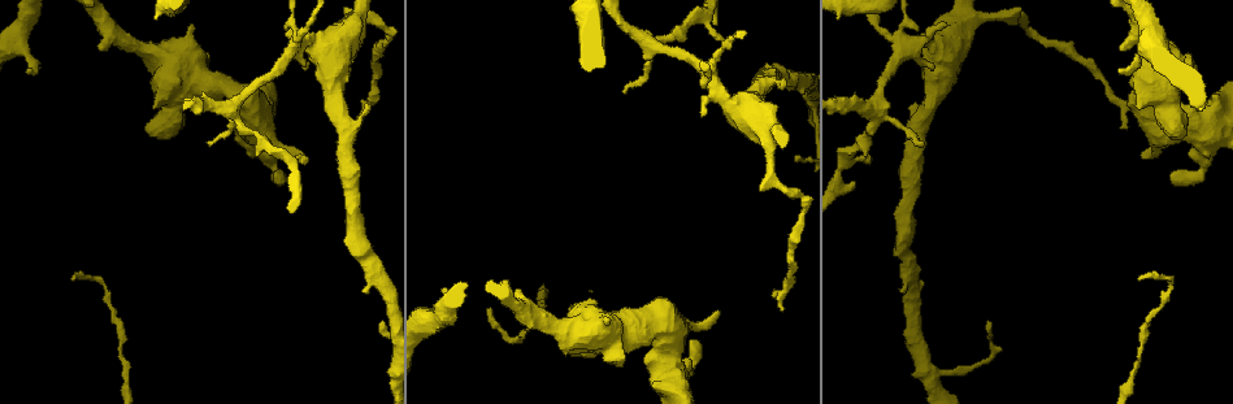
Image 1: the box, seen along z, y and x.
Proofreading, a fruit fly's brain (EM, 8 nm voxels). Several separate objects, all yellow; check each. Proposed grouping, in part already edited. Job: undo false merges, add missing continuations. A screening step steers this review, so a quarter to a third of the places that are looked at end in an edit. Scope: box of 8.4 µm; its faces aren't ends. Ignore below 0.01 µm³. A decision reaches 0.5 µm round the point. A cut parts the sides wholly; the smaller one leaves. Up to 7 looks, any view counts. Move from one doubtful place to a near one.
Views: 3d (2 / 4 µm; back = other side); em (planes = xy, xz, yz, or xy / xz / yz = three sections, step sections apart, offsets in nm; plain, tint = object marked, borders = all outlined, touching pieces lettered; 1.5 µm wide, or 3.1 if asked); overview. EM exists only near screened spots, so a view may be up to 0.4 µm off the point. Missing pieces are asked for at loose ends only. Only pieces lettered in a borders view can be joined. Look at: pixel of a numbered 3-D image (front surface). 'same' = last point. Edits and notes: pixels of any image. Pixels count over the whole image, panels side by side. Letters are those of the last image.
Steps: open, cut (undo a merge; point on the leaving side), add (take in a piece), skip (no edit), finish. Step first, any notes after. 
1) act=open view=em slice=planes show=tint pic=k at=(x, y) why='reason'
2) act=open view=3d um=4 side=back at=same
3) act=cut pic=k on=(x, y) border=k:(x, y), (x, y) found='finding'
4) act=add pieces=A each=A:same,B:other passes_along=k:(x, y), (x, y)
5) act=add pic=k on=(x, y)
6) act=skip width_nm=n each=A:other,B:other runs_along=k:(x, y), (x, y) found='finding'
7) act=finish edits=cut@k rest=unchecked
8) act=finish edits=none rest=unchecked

act=open view=em slice=yz step=4 show=borders pic=1 at=(1137, 350) why='thick turns thin'

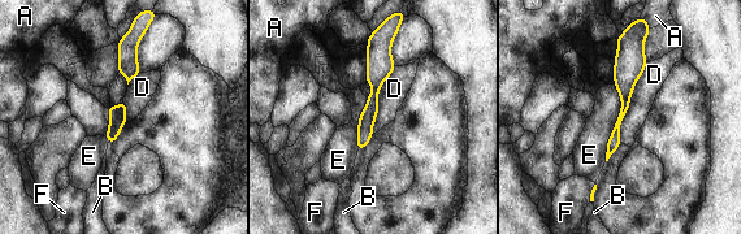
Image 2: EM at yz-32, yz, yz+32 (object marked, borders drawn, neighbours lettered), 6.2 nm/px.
act=skip width_nm=70 each=A:other,B:other,D:other,E:other,F:other border=2:(615, 85), (620, 111), (605, 160) found='one cell here'

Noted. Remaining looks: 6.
act=open view=em slice=planes show=borders pic=1 at=(1174, 184) why='an open end'

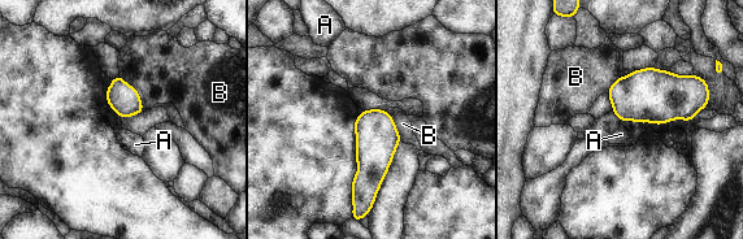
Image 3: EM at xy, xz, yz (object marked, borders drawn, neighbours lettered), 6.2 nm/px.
act=skip each=A:other,B:other found='no lettered piece goes on from it'

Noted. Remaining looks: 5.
act=open view=3d um=4 pic=1 at=(293, 31) why='two arms at a narrow angle'

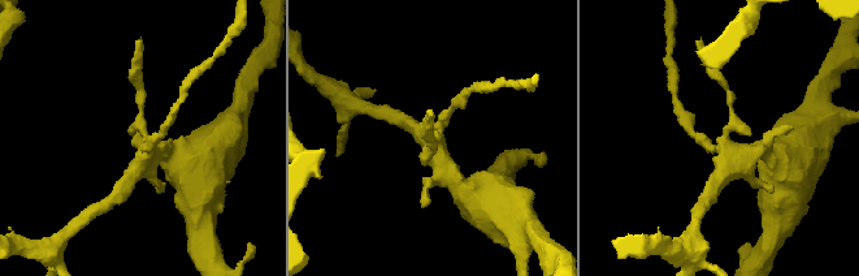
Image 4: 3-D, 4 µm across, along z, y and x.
act=open view=em slice=xy step=8 show=borders pic=4 at=(143, 140) why='now the EM'

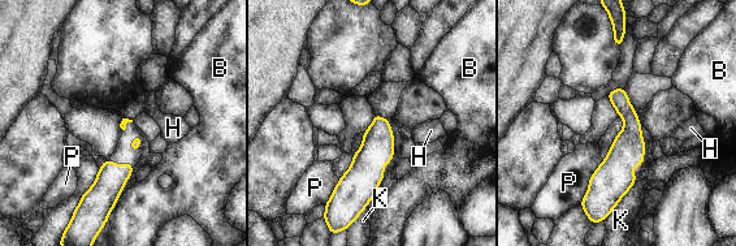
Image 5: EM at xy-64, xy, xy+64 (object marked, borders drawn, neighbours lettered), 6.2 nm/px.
act=skip each=B:other,H:other,K:other,P:other runs_along=5:(622, 91), (628, 149), (594, 194) found='continuous, no second cell'

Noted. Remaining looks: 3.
act=finish edits=none rest=unchecked

